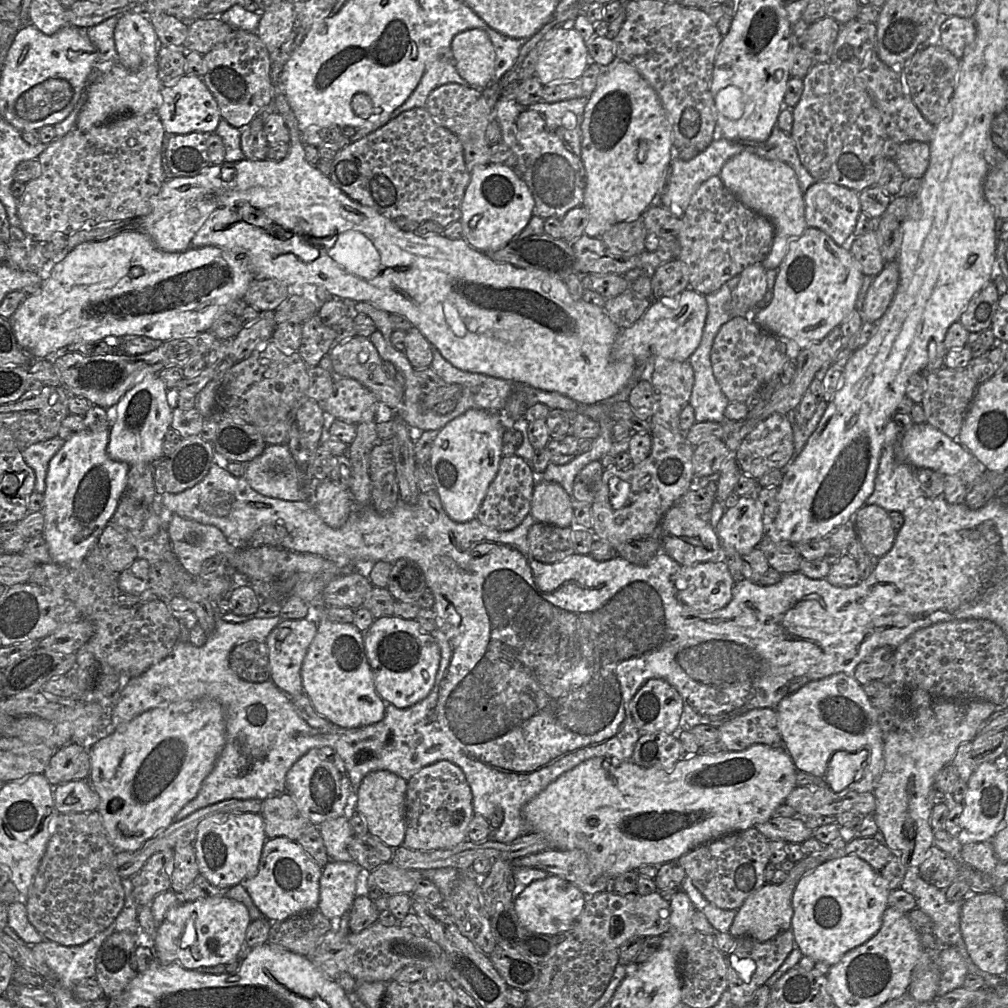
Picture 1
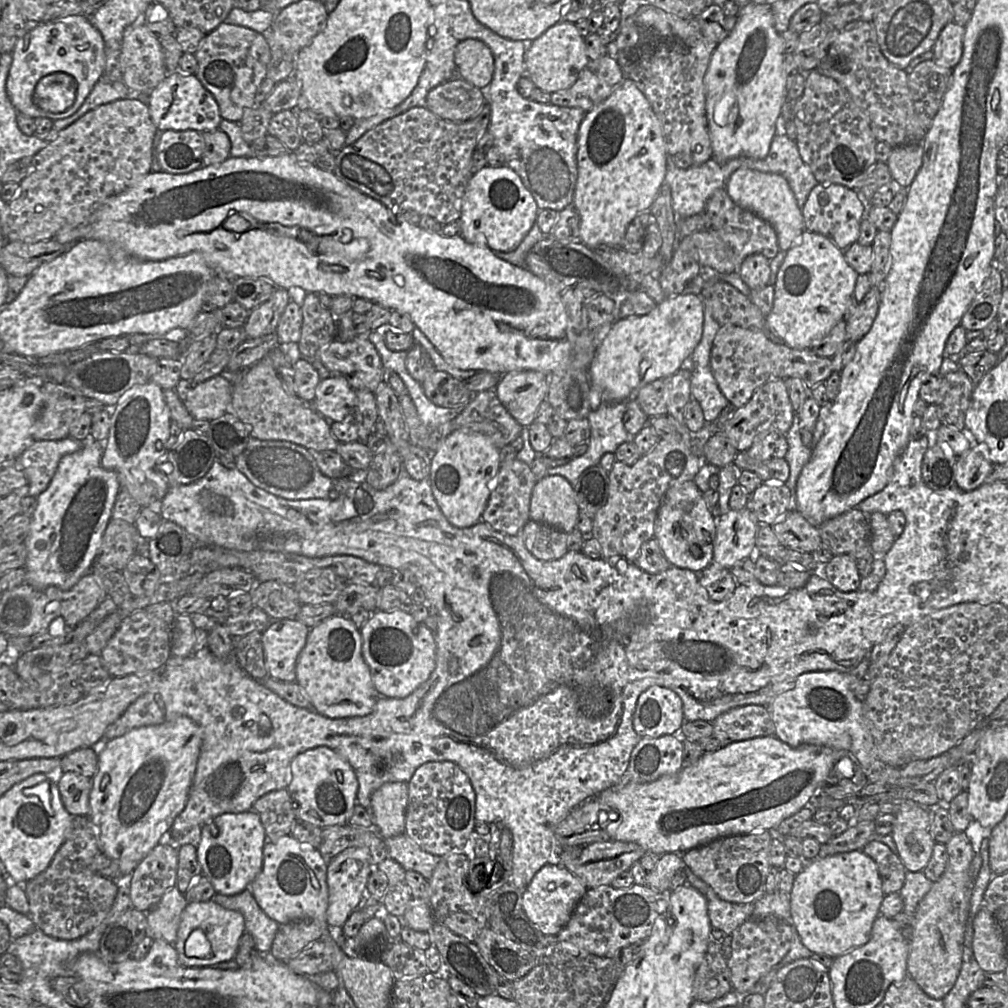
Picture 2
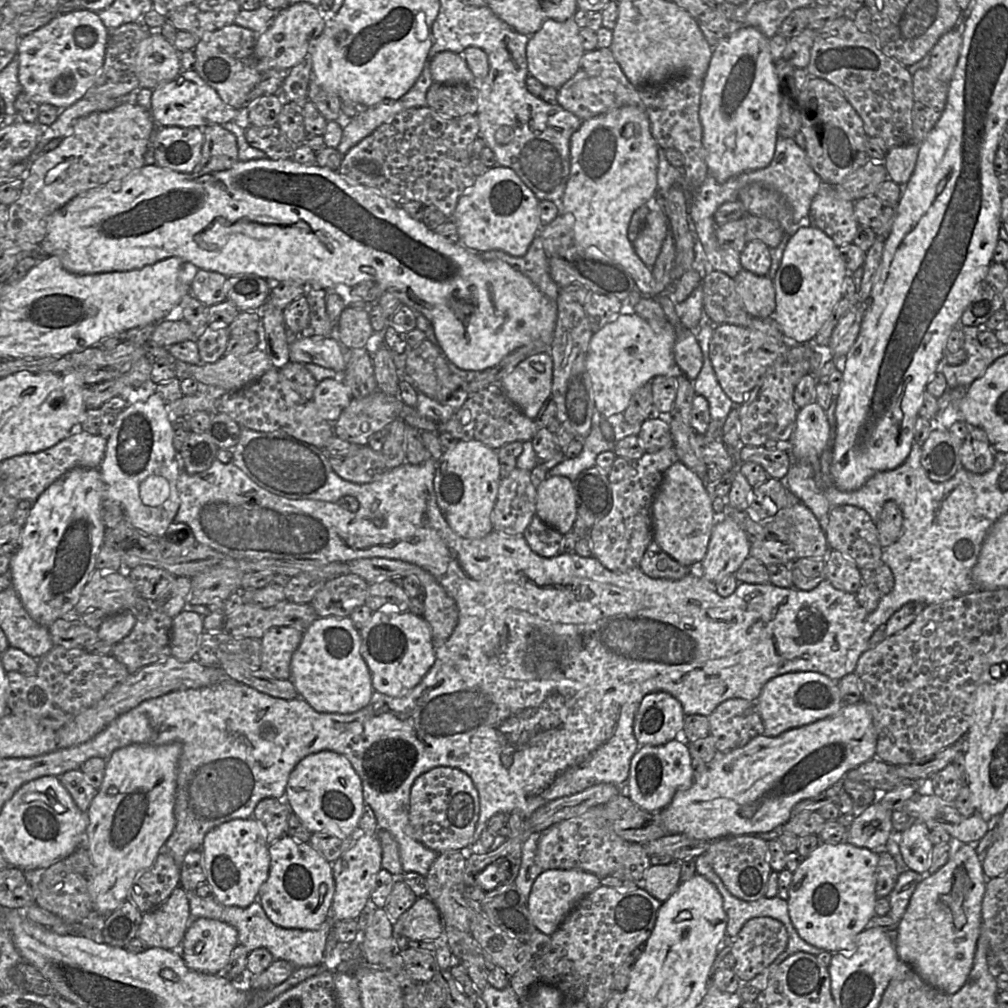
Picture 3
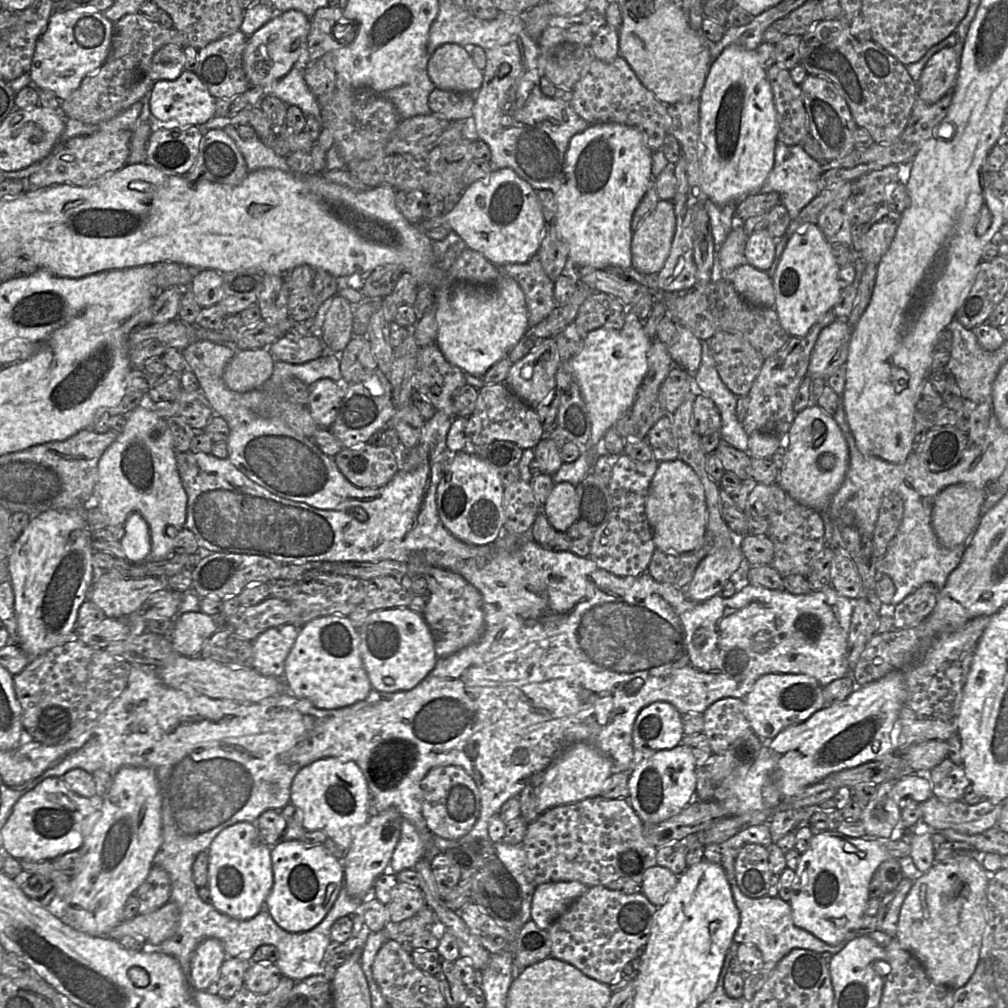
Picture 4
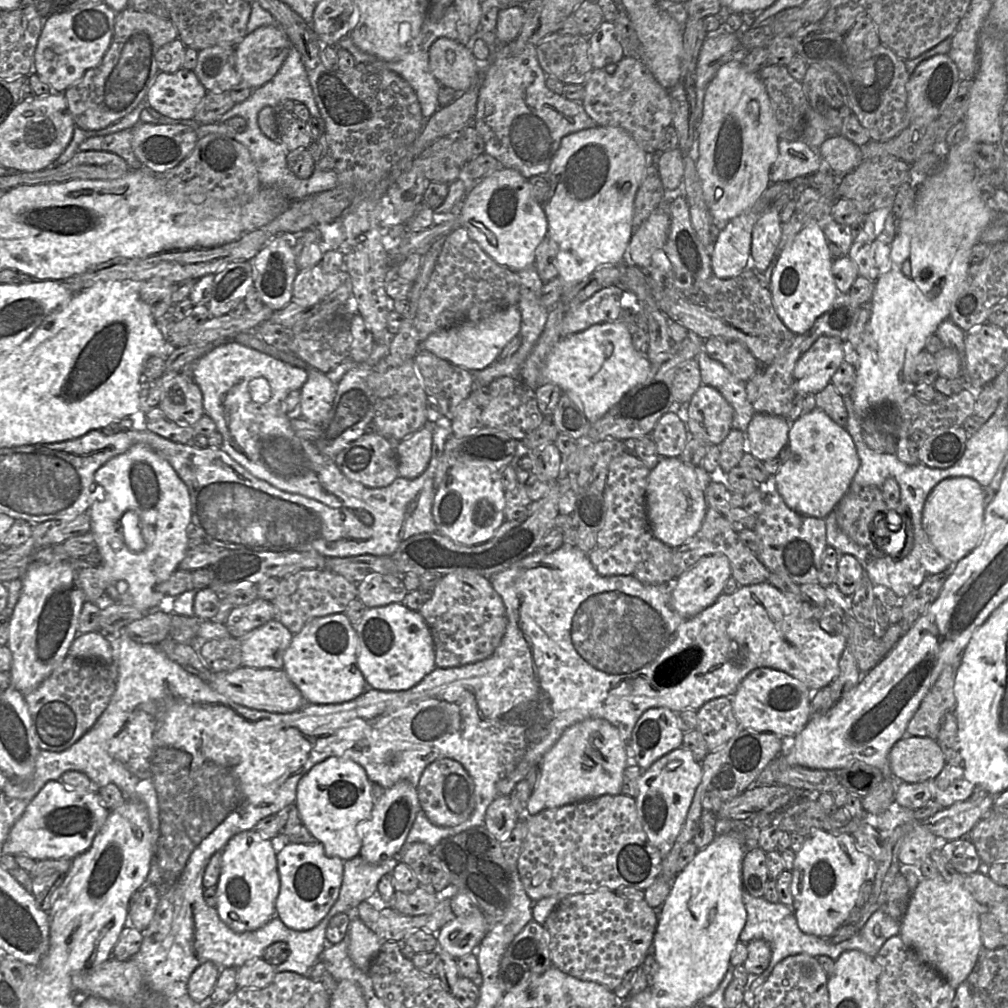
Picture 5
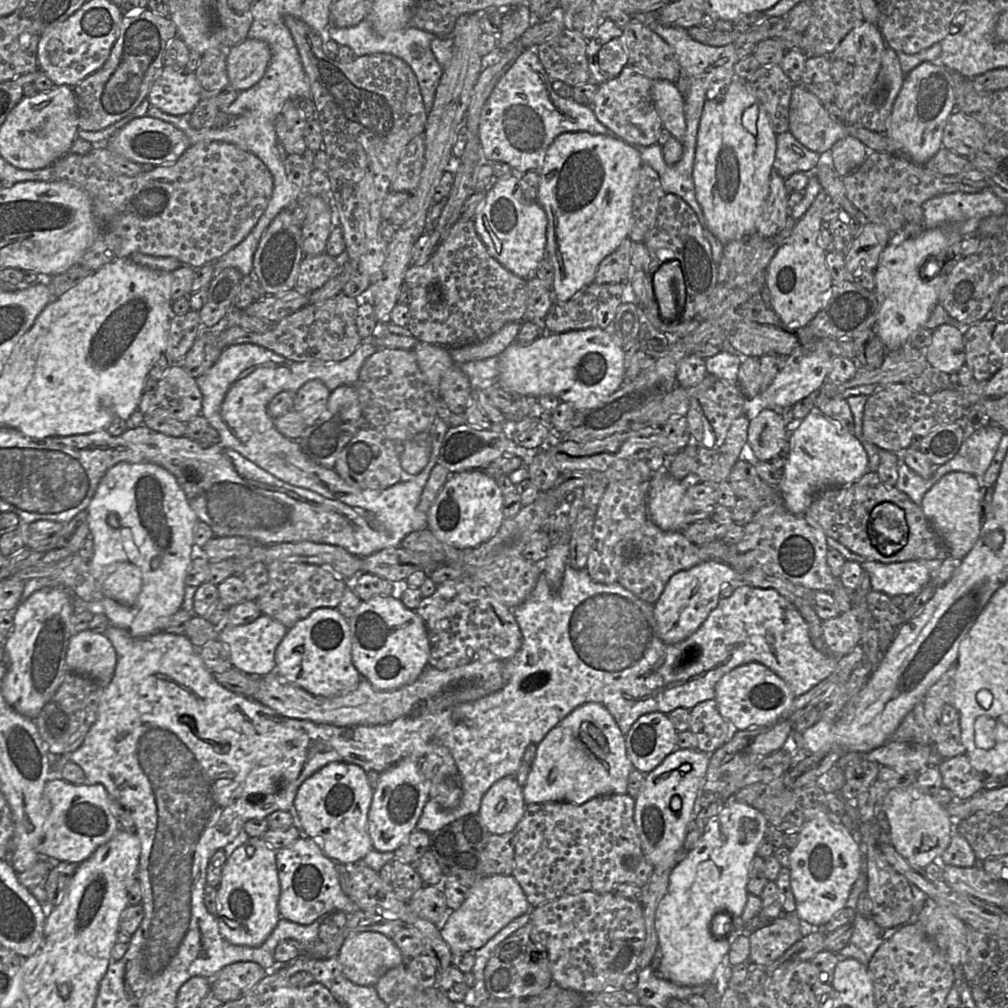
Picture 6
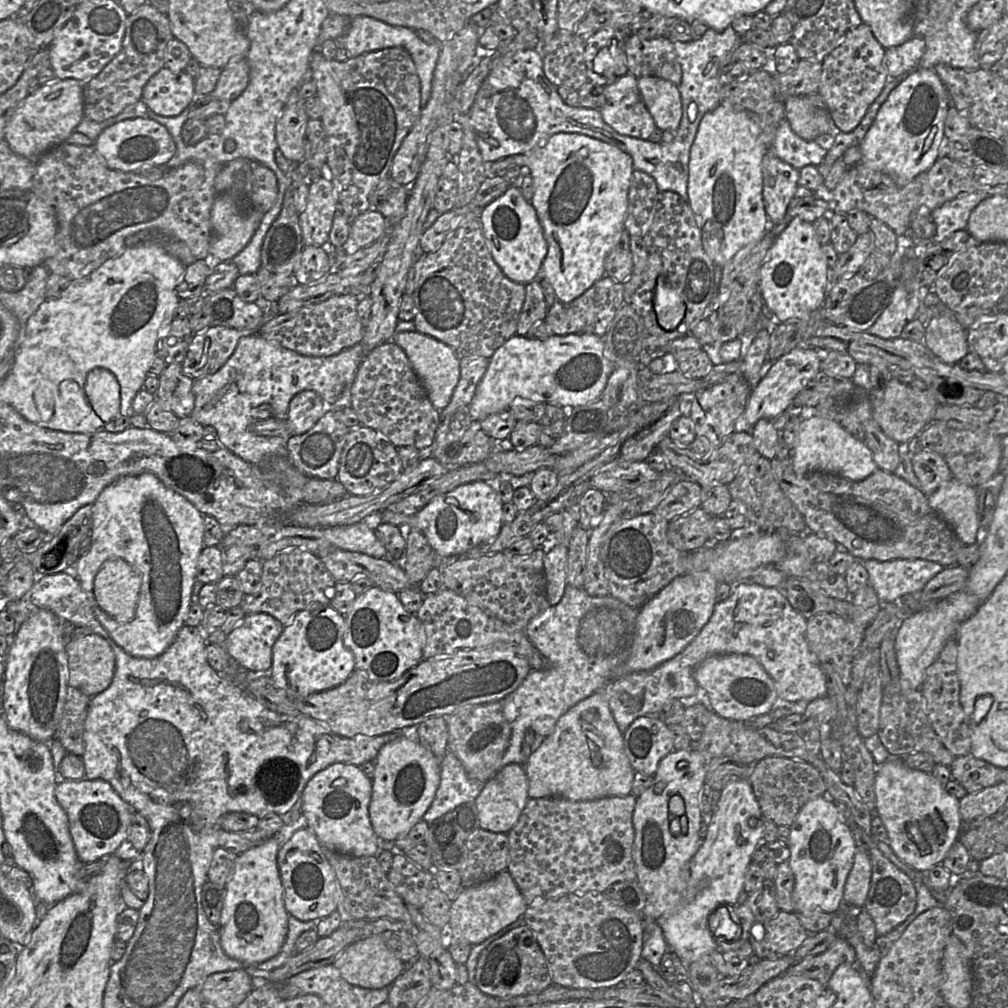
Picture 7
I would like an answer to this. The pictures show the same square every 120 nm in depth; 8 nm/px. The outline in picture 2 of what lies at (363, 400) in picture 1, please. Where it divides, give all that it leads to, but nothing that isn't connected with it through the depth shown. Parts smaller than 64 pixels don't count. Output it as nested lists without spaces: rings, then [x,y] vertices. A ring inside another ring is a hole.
[[[331,375],[318,383],[310,404],[329,422],[341,421],[348,414],[354,413],[355,392],[345,378]]]

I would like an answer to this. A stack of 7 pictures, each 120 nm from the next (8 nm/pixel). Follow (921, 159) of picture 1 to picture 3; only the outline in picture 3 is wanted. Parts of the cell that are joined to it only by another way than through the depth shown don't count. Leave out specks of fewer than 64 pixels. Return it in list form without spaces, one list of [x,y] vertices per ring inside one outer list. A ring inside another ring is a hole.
[[[915,142],[889,149],[884,159],[884,166],[890,180],[899,185],[905,185],[915,169],[919,151],[920,144]]]

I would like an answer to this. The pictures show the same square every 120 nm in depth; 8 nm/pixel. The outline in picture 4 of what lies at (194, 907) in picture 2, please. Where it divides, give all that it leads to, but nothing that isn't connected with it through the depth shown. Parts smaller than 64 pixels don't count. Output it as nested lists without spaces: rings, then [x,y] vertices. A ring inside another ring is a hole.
[[[216,938],[203,940],[191,960],[191,986],[194,990],[208,991],[217,983],[220,968],[227,958],[223,944]]]

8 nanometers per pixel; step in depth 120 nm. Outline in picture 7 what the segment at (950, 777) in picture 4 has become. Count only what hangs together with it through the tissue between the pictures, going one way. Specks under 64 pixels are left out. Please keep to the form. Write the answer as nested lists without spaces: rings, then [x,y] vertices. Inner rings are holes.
[[[970,754],[956,757],[949,768],[951,778],[961,784],[968,794],[997,785],[1004,771]]]

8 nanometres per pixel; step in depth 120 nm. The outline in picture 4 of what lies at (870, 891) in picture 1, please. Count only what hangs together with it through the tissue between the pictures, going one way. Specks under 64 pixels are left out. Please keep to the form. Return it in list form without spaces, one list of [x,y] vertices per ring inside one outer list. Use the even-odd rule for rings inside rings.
[[[837,830],[814,831],[792,884],[790,905],[794,924],[829,945],[841,943],[864,916],[870,900],[869,886],[880,864],[910,853],[910,843],[904,836],[901,839],[851,838]]]

